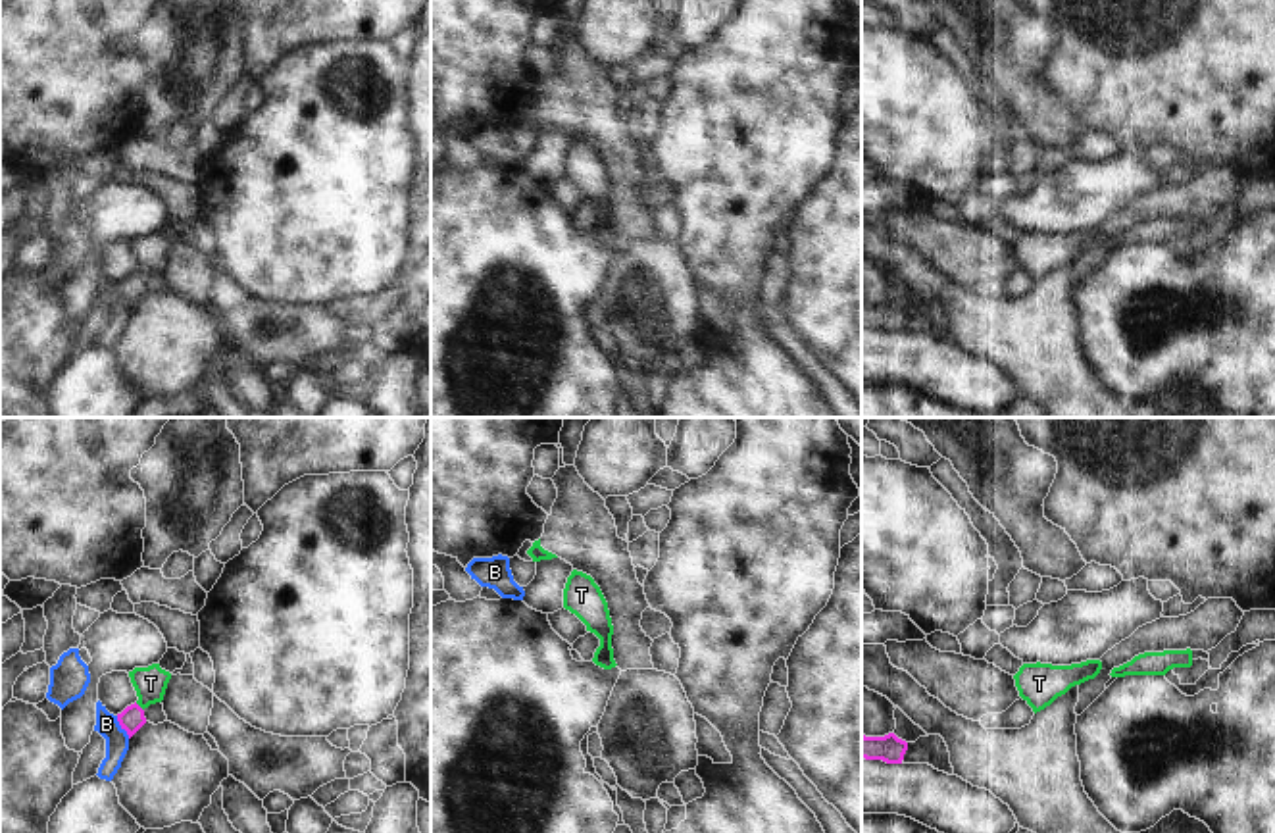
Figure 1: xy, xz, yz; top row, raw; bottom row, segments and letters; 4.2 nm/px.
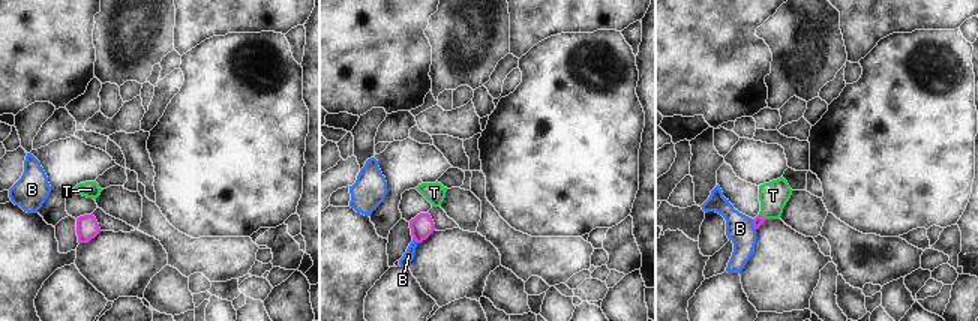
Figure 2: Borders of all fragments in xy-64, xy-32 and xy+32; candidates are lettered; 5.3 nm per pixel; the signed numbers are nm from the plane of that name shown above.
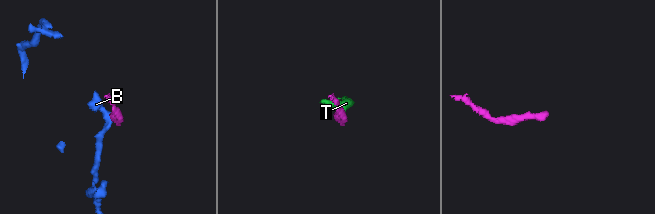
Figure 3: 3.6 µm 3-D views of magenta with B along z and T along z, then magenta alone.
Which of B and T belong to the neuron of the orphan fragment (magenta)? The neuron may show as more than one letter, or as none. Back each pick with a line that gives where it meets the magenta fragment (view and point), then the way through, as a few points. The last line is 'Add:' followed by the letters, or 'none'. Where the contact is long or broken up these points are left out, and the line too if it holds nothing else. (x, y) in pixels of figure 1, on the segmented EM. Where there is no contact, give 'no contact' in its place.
T: contact xy (139, 706); way xy (131, 718), (139, 706), (150, 683)
Add: T

